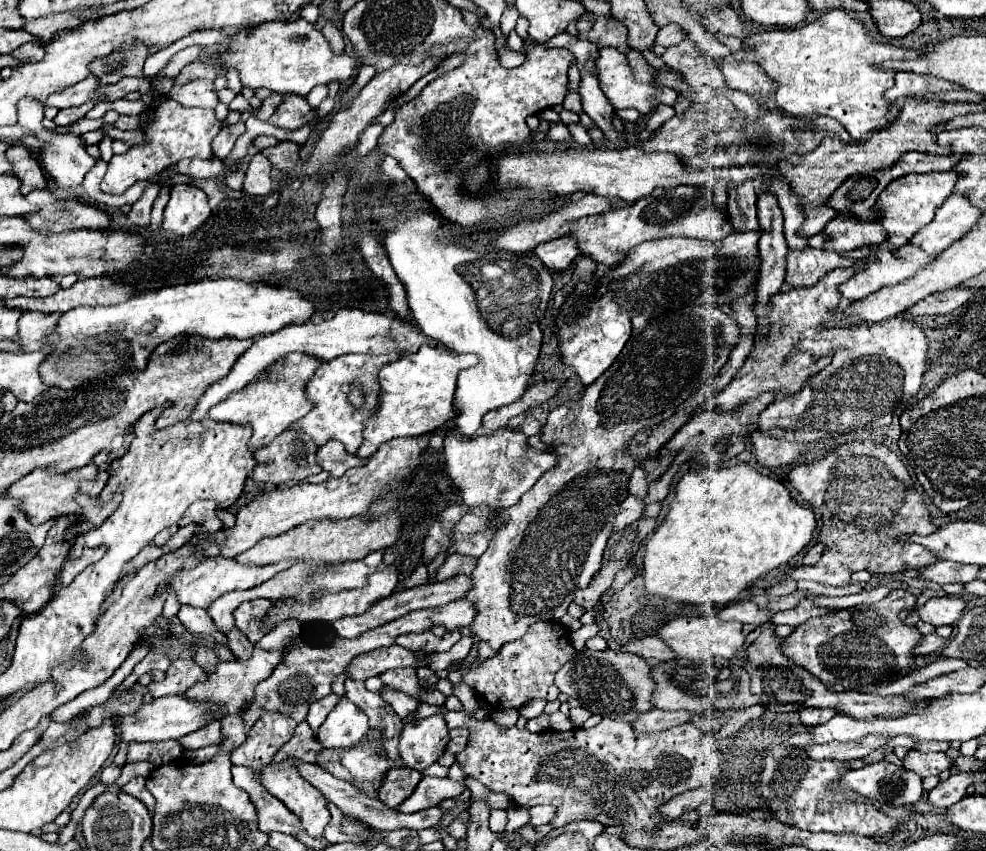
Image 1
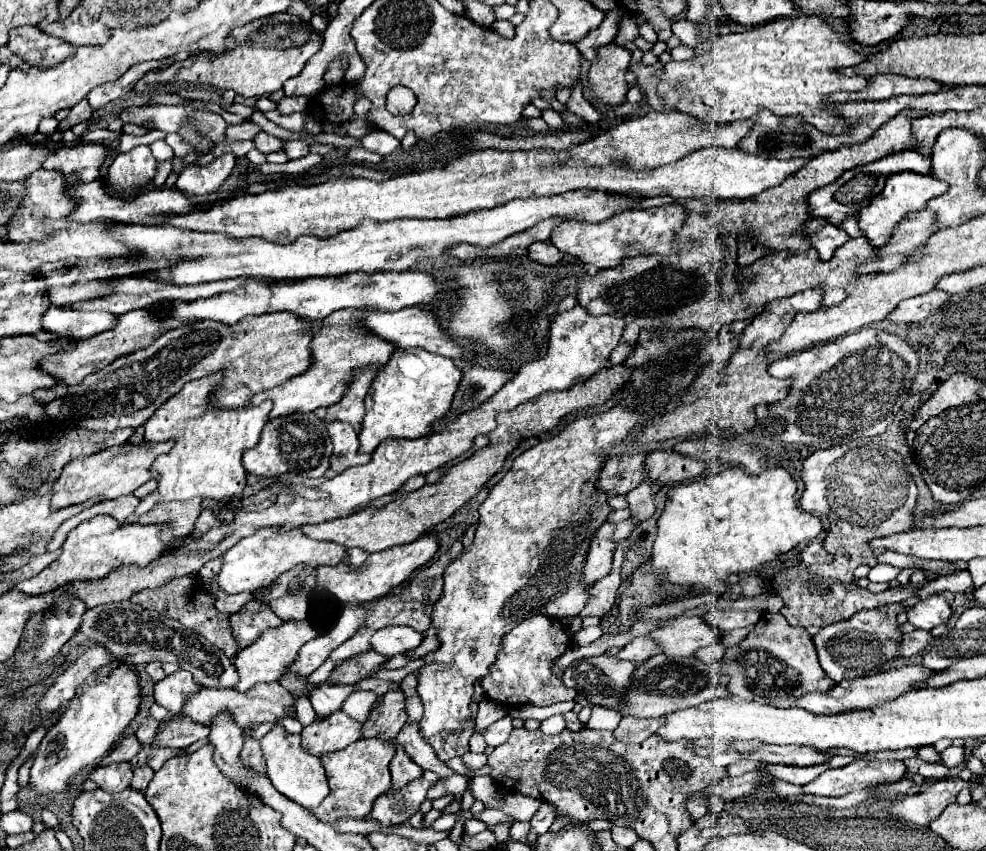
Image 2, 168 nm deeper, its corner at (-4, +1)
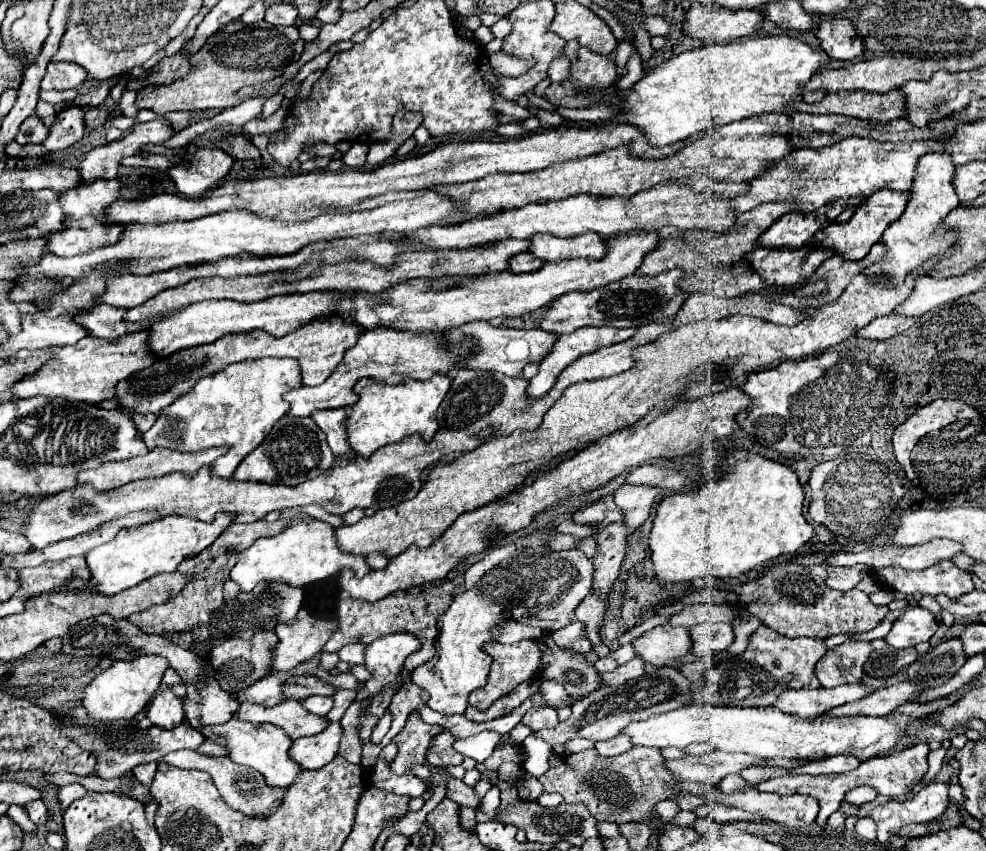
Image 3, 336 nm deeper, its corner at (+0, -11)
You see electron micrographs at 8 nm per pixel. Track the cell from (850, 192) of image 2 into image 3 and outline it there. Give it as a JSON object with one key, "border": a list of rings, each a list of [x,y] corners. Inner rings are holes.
{"border":[[[831,206],[819,208],[815,212],[791,212],[781,216],[763,236],[757,240],[761,248],[799,248],[813,240],[813,236],[827,224],[827,212]]]}

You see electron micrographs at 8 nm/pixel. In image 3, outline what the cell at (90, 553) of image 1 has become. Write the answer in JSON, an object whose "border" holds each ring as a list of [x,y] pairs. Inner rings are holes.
{"border":[[[219,512],[213,522],[201,522],[181,516],[165,516],[163,520],[145,524],[143,528],[127,528],[121,530],[111,542],[97,546],[95,550],[87,552],[87,564],[91,570],[91,580],[81,582],[79,578],[73,578],[71,584],[67,584],[63,590],[75,590],[75,588],[97,588],[97,592],[113,596],[121,590],[127,590],[147,578],[153,578],[161,572],[175,572],[177,566],[189,558],[197,556],[201,550],[211,546],[217,536],[235,520],[237,514]]]}

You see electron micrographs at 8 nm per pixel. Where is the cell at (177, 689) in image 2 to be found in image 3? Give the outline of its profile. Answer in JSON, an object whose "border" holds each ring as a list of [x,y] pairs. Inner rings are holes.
{"border":[[[163,688],[151,700],[151,706],[147,710],[147,718],[153,722],[153,726],[175,728],[175,726],[183,724],[183,720],[185,720],[183,700],[179,700],[169,688]]]}

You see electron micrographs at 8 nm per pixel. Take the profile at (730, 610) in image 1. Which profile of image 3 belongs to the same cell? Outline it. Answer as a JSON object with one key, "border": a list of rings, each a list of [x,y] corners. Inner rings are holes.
{"border":[[[697,624],[689,630],[691,634],[691,654],[695,656],[713,656],[723,652],[733,640],[735,632],[731,624]]]}

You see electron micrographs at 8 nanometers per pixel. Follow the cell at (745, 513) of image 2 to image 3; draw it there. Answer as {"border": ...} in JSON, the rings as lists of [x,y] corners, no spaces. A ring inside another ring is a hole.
{"border":[[[733,450],[717,460],[729,464],[721,478],[695,492],[665,496],[657,506],[649,546],[661,580],[685,582],[709,574],[735,578],[771,558],[797,552],[815,534],[803,516],[805,494],[791,466],[749,450]]]}

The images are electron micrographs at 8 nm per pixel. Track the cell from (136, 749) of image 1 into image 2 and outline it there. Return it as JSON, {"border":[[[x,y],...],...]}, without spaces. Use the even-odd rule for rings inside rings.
{"border":[[[123,736],[117,744],[117,748],[113,748],[105,758],[103,762],[99,762],[99,766],[107,766],[111,762],[129,762],[135,754],[141,752],[141,742],[135,738],[135,736]]]}

